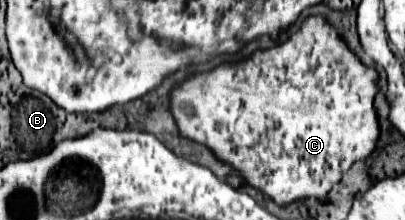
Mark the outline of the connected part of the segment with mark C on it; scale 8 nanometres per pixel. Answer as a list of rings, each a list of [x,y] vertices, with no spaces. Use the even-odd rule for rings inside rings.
[[[310,16],[303,23],[299,31],[293,34],[289,40],[283,43],[284,46],[272,48],[272,50],[256,50],[252,58],[240,64],[222,64],[214,68],[212,72],[196,74],[188,78],[184,84],[180,84],[172,92],[172,114],[176,118],[176,124],[182,132],[182,136],[192,138],[204,146],[208,146],[222,162],[228,162],[232,168],[236,168],[250,186],[262,190],[266,196],[270,196],[276,204],[288,204],[298,198],[322,198],[322,194],[328,194],[328,190],[342,178],[342,174],[360,158],[366,158],[376,144],[378,138],[378,120],[376,120],[376,110],[374,110],[374,96],[376,96],[376,70],[366,68],[340,40],[338,32],[324,22],[320,16]]]

